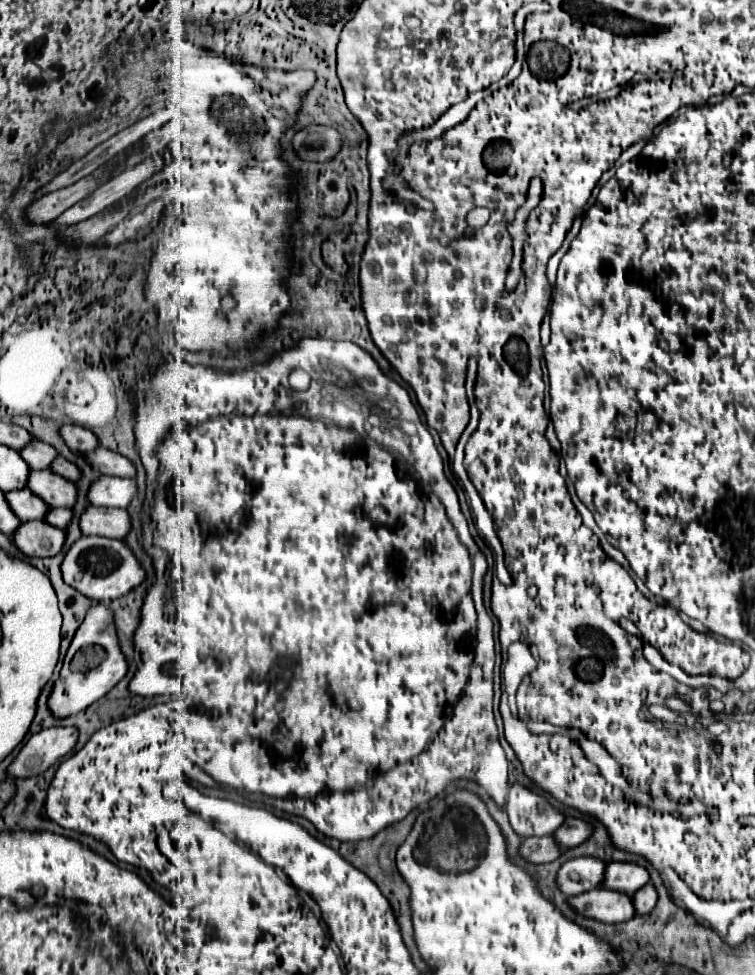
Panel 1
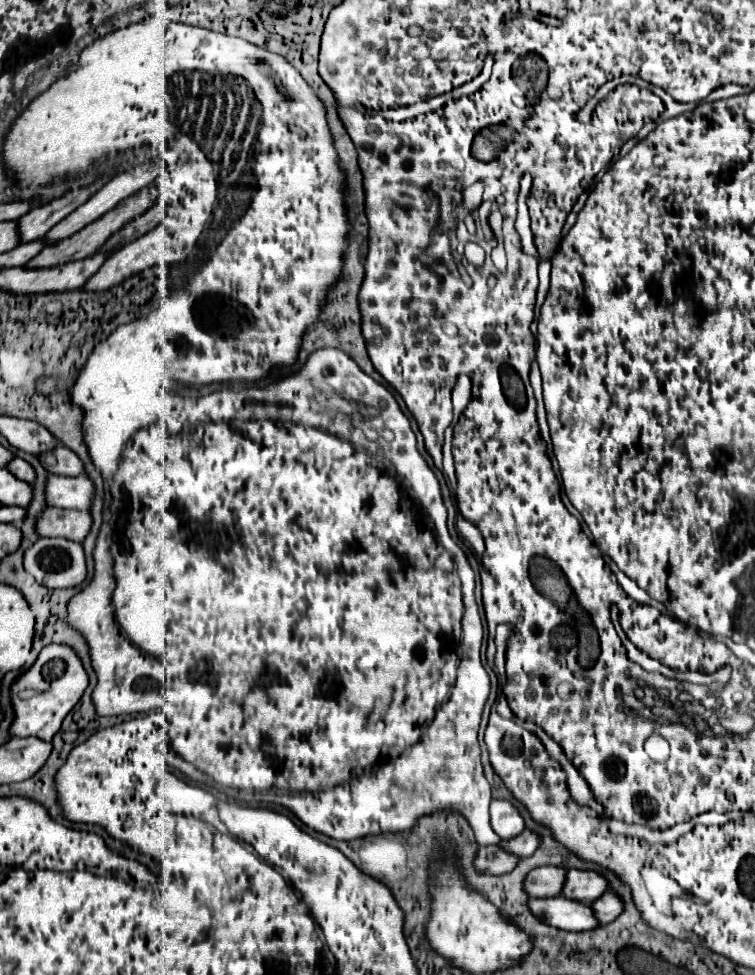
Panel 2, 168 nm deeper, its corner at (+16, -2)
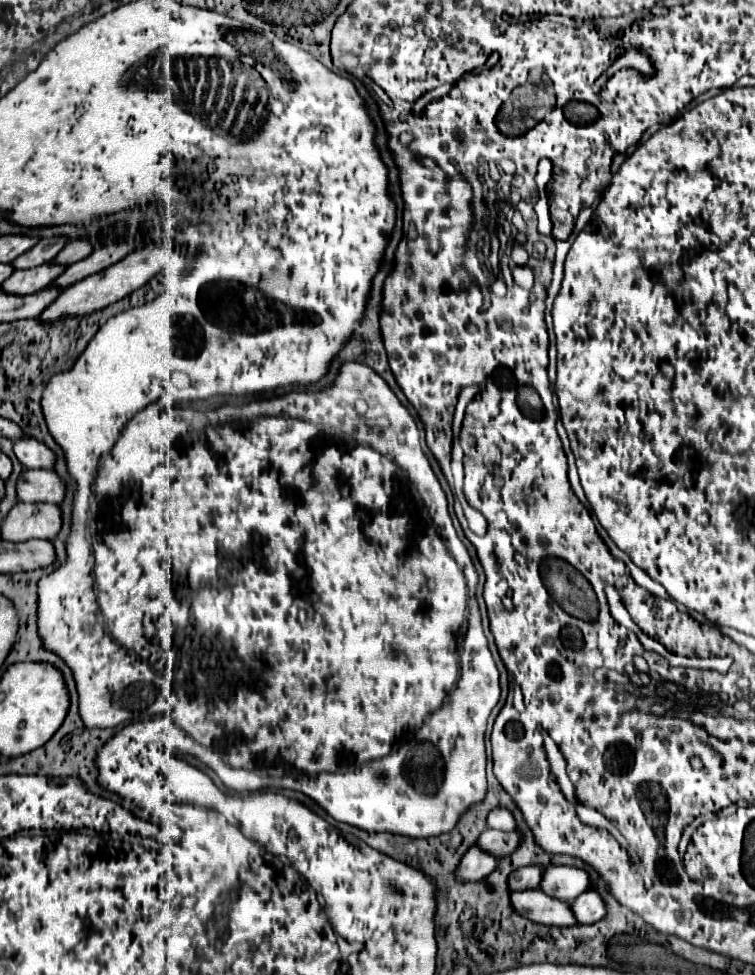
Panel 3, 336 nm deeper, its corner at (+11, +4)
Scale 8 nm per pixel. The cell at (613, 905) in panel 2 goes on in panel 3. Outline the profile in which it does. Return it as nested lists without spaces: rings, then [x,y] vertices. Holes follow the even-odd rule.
[[[597,891],[581,893],[581,897],[577,897],[571,903],[571,909],[581,925],[597,923],[597,921],[601,921],[601,917],[605,917],[605,901],[601,899],[601,895]]]

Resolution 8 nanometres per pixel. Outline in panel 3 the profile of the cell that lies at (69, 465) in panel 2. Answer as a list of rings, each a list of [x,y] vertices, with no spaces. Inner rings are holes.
[[[21,439],[15,441],[13,447],[17,459],[29,469],[53,469],[57,455],[37,439]]]

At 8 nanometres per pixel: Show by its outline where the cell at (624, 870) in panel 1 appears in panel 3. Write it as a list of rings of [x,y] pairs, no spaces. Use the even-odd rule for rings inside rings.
[[[547,867],[543,873],[541,889],[555,899],[573,903],[581,893],[591,887],[589,873],[577,867]]]

